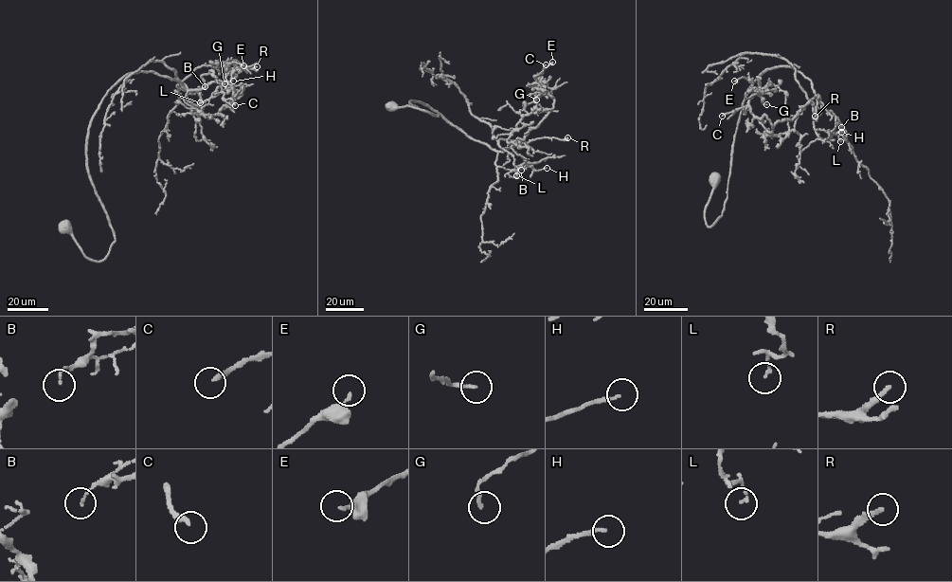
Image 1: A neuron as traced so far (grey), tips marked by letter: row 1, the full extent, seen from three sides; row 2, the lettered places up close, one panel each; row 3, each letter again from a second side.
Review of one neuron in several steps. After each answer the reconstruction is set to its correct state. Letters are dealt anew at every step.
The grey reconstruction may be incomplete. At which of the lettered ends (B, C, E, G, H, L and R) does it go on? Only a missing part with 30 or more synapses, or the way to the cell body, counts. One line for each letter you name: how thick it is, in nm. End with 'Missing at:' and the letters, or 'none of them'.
Missing at: none of them

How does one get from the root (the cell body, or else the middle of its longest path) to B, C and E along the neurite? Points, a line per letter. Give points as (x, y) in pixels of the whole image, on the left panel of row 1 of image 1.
B: (65, 227), (97, 261), (115, 240), (86, 143), (119, 79), (169, 77), (197, 107), (222, 91), (205, 86)
C: (65, 227), (97, 261), (115, 240), (86, 143), (120, 78), (197, 90), (210, 70), (242, 87), (235, 105)
E: (65, 227), (97, 261), (115, 240), (86, 143), (119, 79), (210, 70), (241, 95), (243, 65)

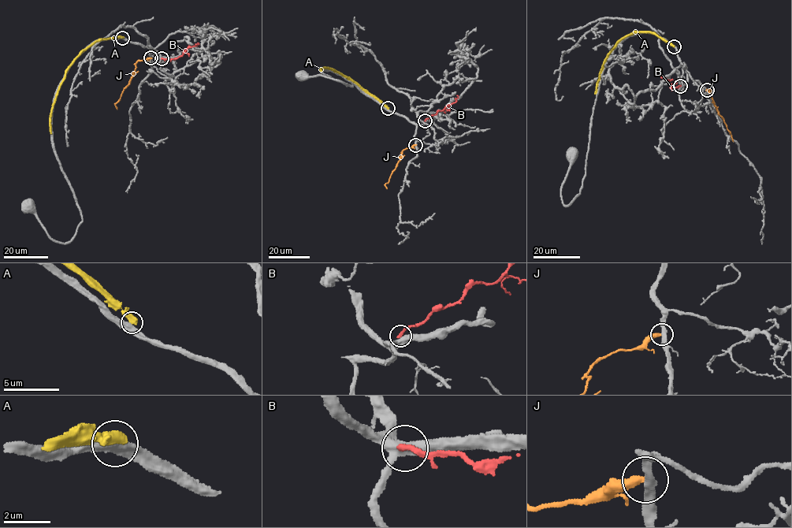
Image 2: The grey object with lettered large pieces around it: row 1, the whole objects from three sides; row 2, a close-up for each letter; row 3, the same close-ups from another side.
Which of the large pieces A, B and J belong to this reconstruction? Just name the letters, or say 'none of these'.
none of these

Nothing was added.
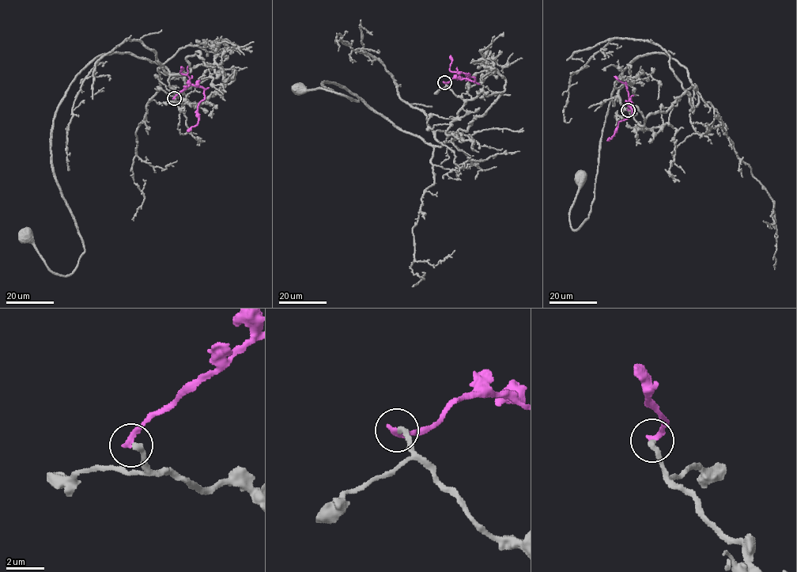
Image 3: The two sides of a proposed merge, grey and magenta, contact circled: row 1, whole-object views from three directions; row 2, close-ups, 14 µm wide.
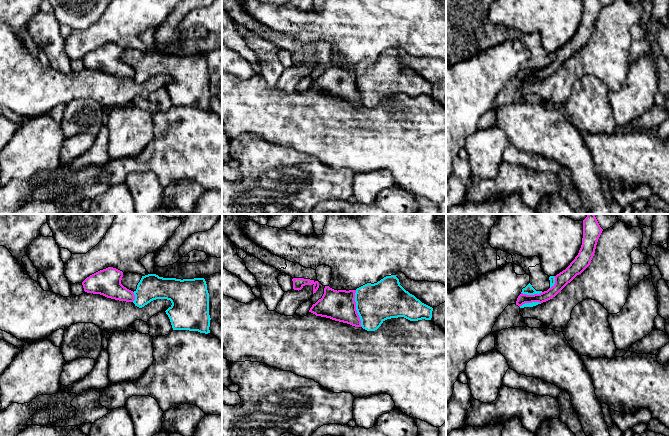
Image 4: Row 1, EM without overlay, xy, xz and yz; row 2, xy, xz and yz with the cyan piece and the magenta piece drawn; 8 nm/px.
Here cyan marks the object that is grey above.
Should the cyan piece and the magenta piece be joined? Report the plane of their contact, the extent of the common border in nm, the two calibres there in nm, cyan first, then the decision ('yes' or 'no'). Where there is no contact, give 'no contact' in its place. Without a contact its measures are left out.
xz | 300 nm | 320/240 nm | no

